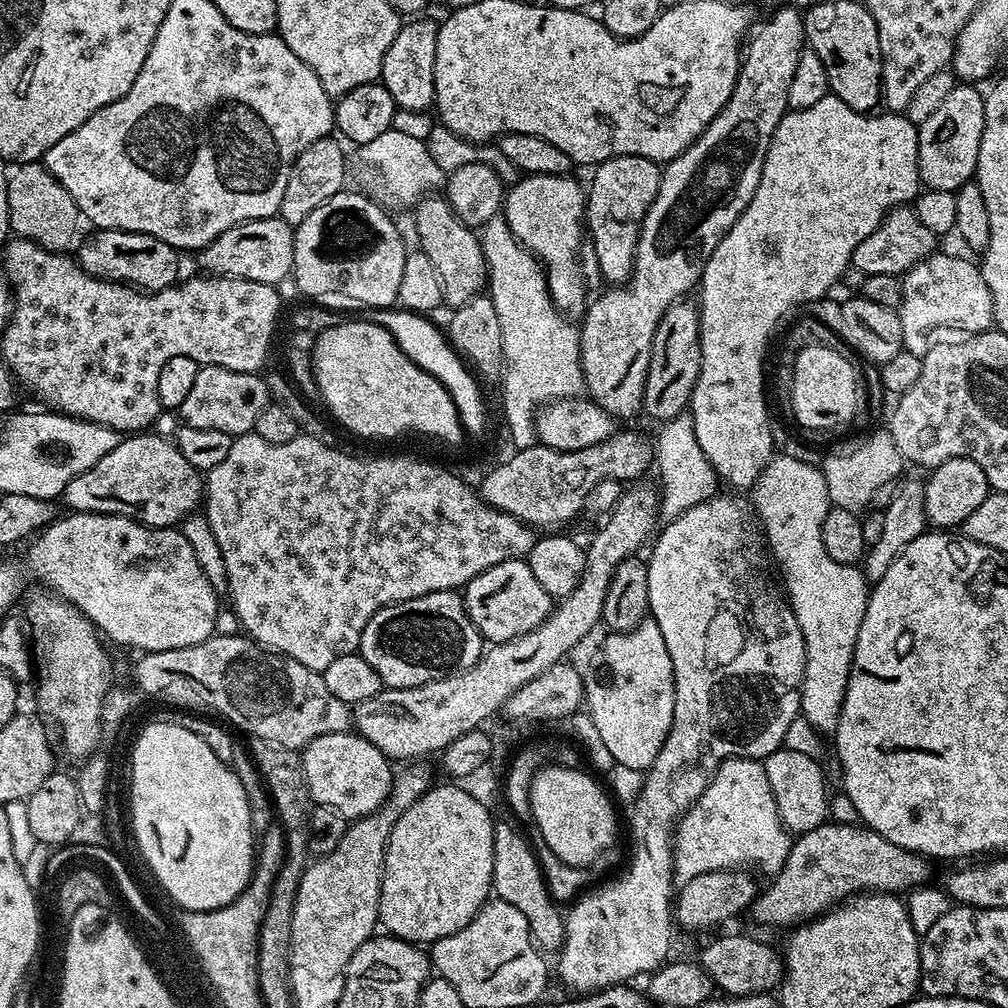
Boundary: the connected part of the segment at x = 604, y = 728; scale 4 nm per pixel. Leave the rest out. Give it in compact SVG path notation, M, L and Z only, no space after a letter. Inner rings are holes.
M644 618L628 631L605 635L596 652L596 668L589 670L582 680L582 700L588 717L592 719L602 742L610 750L613 761L622 766L647 770L662 750L674 718L674 674L670 662L670 650L666 650L666 638L658 630L658 622Z

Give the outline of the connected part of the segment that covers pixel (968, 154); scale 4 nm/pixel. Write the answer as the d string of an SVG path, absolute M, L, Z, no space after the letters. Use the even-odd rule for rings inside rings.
M960 86L953 92L948 92L940 100L940 105L925 118L919 121L916 133L916 145L918 146L918 170L920 182L925 189L946 190L957 192L963 184L969 183L975 177L976 163L978 162L978 146L982 142L982 130L984 129L984 96L976 86Z

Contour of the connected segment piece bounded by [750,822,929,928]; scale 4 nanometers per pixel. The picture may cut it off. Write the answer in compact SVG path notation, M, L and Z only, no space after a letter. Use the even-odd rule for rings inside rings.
M817 823L793 846L791 843L782 870L750 906L750 913L758 923L792 928L829 913L851 899L852 894L900 894L927 883L929 863L921 854L908 851L859 823L832 823Z

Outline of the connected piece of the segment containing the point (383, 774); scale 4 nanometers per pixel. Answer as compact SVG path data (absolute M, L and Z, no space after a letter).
M352 730L331 732L314 738L300 752L300 761L304 767L309 797L317 805L337 808L349 818L375 812L391 791L394 768L391 768L393 765L389 757Z

